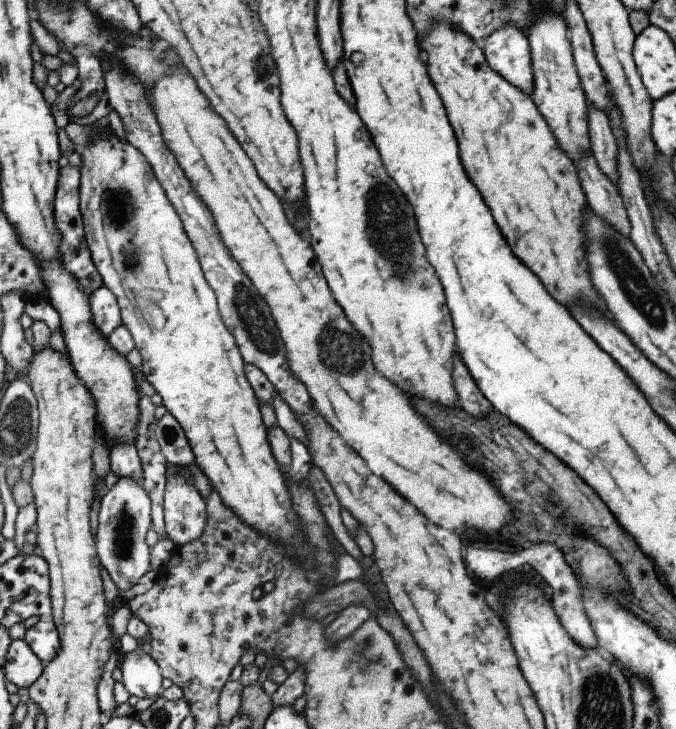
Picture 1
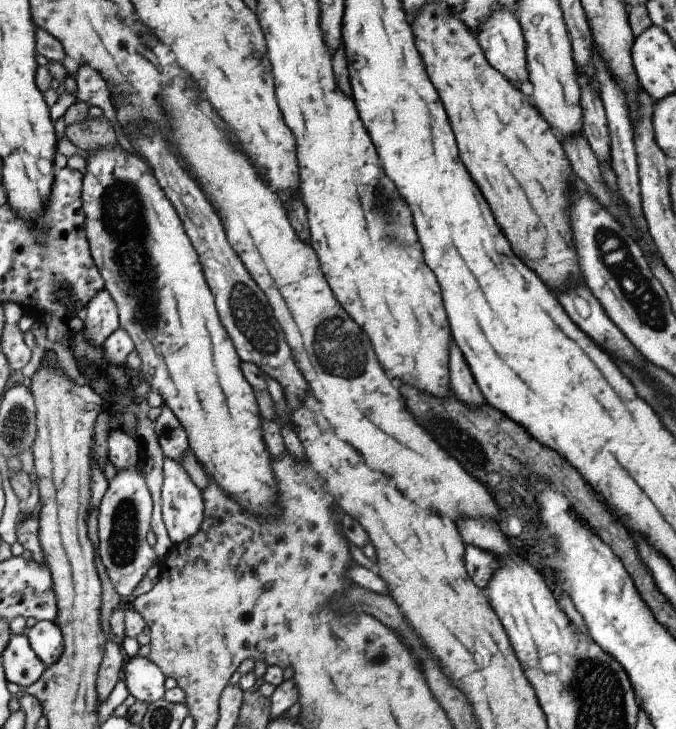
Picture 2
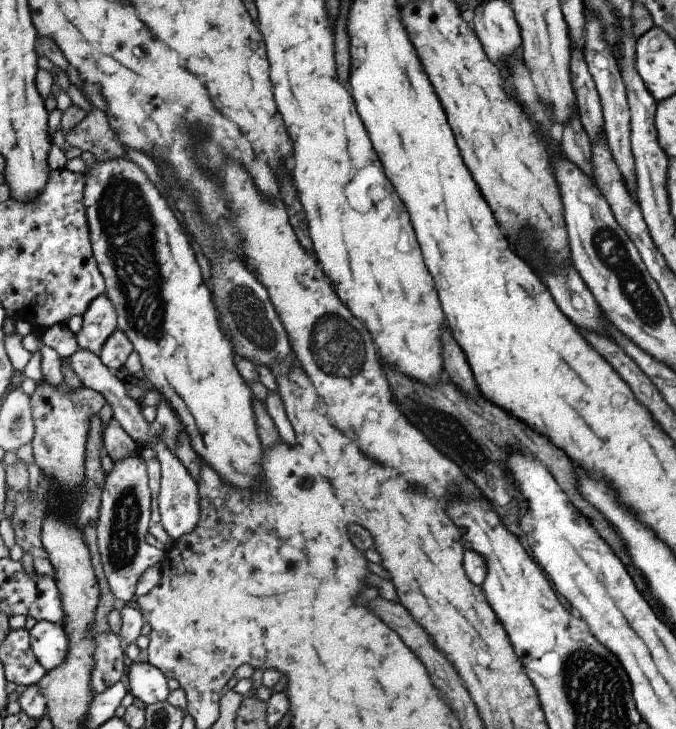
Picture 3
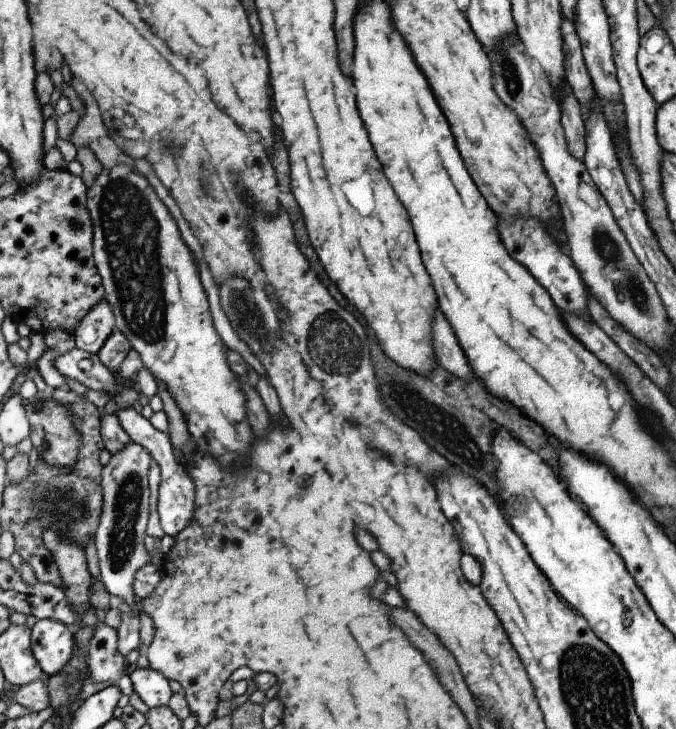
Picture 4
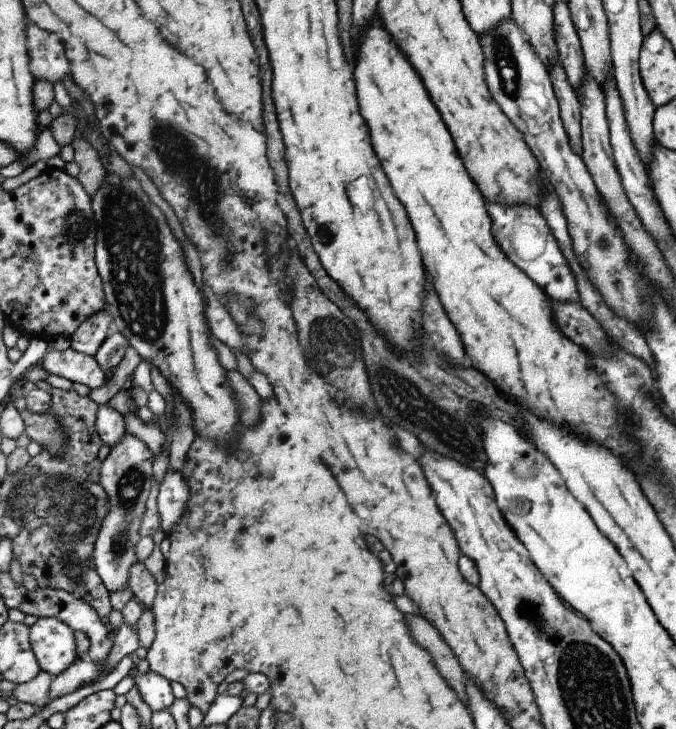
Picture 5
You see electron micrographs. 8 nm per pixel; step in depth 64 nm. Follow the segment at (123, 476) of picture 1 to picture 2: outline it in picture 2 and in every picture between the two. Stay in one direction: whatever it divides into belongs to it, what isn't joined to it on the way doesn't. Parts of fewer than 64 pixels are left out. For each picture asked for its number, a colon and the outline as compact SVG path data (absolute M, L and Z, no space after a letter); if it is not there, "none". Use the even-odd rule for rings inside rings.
2: M111 426L111 432L109 432L109 460L117 468L117 472L137 468L141 464L139 442L131 434L127 434L123 428Z

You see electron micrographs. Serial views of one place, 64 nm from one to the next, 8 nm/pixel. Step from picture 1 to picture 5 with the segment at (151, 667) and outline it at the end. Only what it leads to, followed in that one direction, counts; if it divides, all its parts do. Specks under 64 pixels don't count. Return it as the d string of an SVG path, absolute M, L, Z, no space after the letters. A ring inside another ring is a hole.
M135 672L135 684L141 690L143 700L155 710L155 712L163 712L169 710L175 704L175 696L173 696L173 688L171 688L171 680L165 678L163 674L157 672L147 672L147 674L139 674Z

